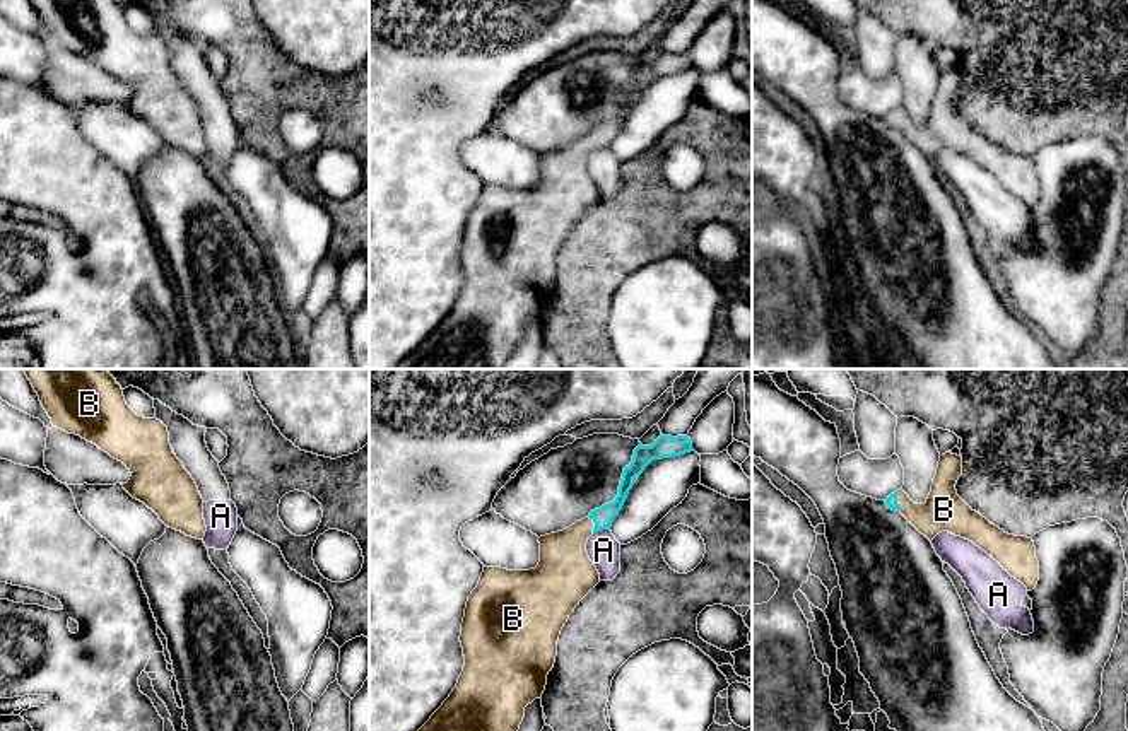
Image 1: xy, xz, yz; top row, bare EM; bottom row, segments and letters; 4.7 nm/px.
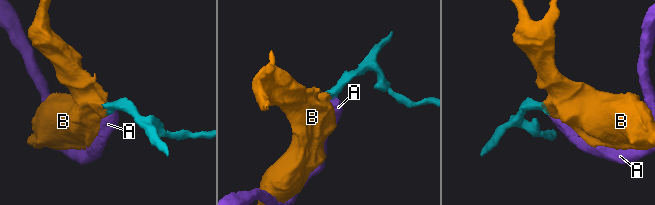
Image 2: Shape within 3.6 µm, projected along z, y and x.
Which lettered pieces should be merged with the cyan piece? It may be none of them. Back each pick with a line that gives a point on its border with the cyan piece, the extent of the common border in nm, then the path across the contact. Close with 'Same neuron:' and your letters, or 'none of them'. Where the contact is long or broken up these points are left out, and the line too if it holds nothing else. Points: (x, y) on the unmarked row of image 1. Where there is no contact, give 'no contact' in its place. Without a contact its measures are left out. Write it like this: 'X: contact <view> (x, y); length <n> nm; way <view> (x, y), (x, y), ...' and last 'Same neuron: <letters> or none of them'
B: contact yz (896, 120); length 100 nm; way yz (891, 118), (896, 120), (911, 128), (944, 127)
Same neuron: B

